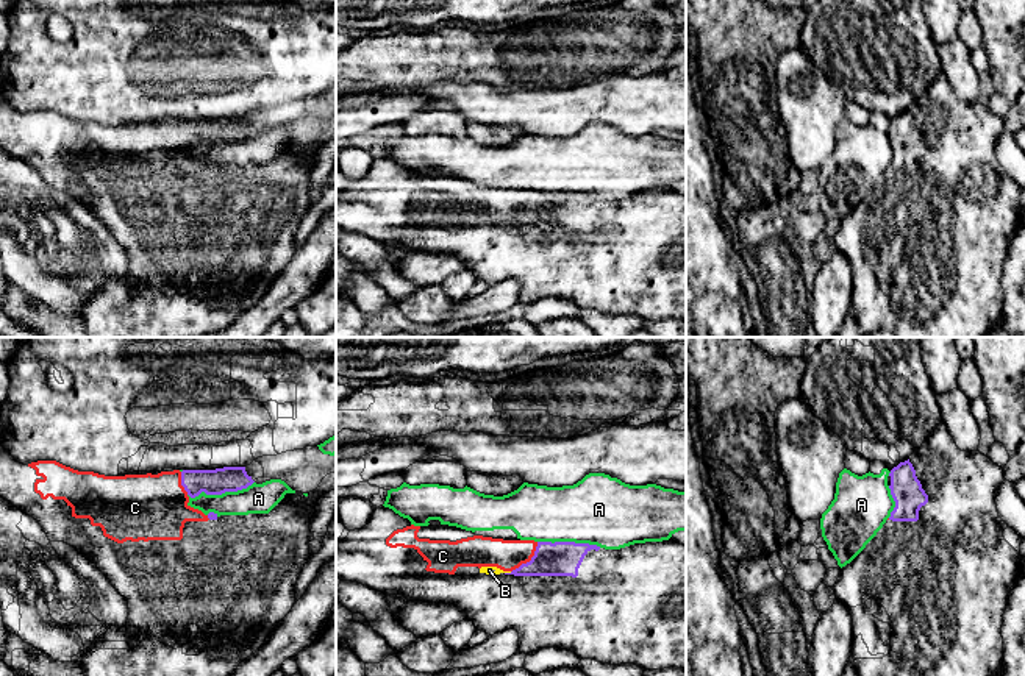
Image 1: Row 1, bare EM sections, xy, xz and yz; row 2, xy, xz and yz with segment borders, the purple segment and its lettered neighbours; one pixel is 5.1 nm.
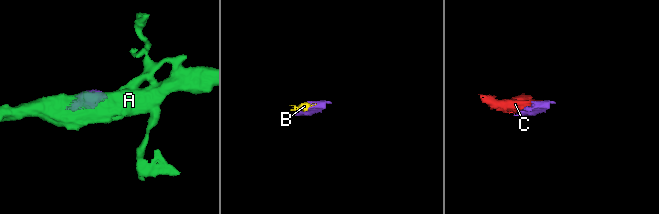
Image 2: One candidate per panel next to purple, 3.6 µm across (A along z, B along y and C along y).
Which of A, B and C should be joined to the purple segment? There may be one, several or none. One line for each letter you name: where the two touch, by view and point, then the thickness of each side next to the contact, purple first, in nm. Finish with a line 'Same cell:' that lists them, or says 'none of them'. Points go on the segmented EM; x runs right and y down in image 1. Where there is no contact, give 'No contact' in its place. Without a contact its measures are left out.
B: Touches purple at xz (508, 573). Thickness 180 nm (purple) against 50 nm
C: Touches purple at xz (530, 561). Thickness 180 nm (purple) against 160 nm
Same cell: B, C

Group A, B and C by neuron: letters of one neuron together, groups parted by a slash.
A / B C

